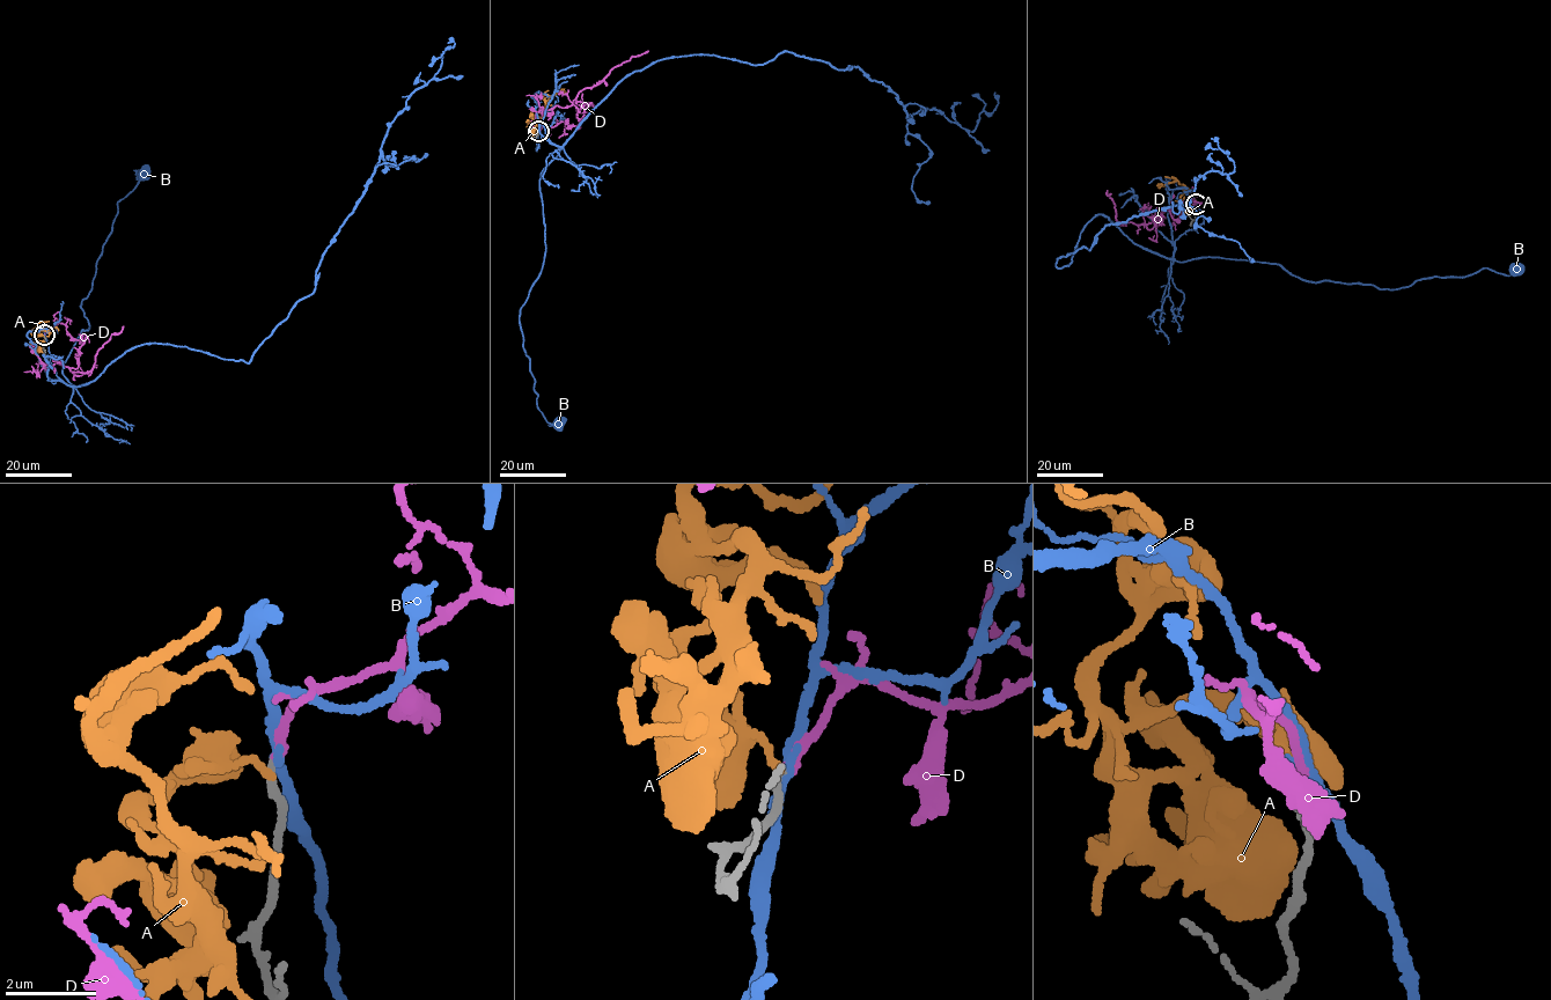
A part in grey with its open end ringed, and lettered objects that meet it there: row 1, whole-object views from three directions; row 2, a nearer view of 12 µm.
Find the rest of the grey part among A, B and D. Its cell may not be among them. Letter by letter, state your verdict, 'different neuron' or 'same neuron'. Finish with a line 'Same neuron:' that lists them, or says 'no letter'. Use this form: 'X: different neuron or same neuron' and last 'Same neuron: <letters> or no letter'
A: different neuron
B: different neuron
D: same neuron
Same neuron: D

